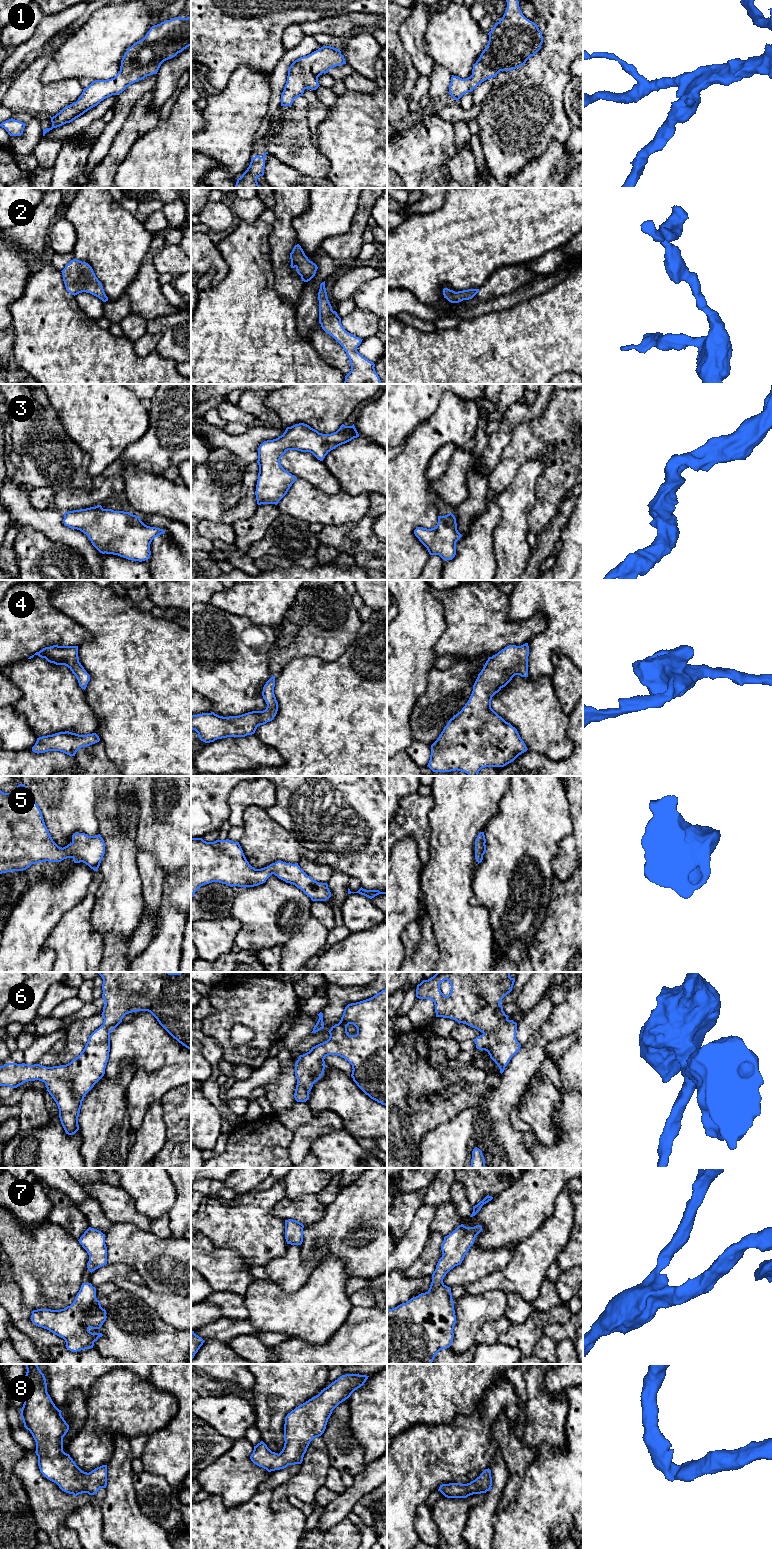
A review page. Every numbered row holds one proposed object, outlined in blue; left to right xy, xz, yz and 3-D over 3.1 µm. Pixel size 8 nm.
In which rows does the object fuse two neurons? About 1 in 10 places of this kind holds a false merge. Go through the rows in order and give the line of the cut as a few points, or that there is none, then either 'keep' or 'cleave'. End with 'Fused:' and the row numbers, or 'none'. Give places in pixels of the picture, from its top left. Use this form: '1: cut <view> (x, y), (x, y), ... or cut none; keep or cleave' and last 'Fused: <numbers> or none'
1: cut none; keep
2: cut none; keep
3: cut none; keep
4: cut none; keep
5: cut none; keep
6: cut none; keep
7: cut none; keep
8: cut none; keep
Fused: none

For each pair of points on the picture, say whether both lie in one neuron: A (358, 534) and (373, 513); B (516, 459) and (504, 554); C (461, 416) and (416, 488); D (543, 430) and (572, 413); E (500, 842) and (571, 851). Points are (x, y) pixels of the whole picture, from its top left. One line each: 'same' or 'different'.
A: same
B: different
C: same
D: same
E: different

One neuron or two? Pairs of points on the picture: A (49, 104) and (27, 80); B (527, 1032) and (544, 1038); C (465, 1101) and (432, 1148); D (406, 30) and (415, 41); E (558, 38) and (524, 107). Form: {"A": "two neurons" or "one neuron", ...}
{"A": "one neuron", "B": "two neurons", "C": "two neurons", "D": "one neuron", "E": "one neuron"}

